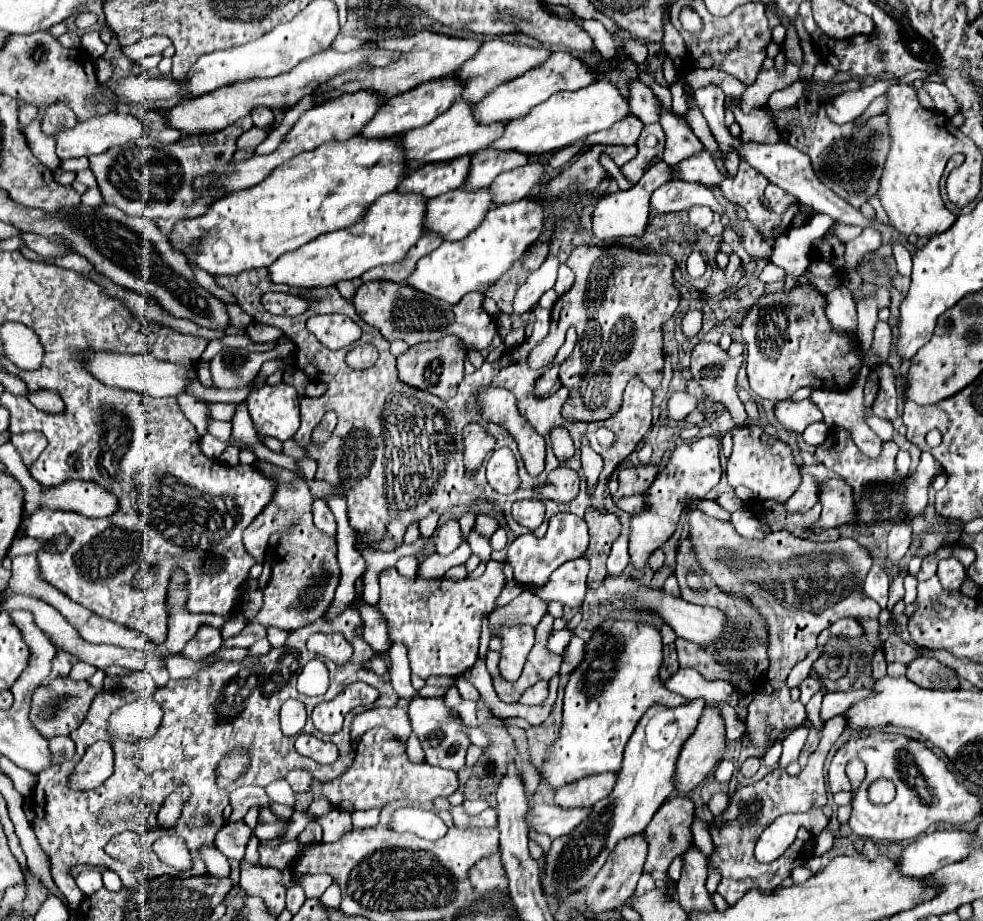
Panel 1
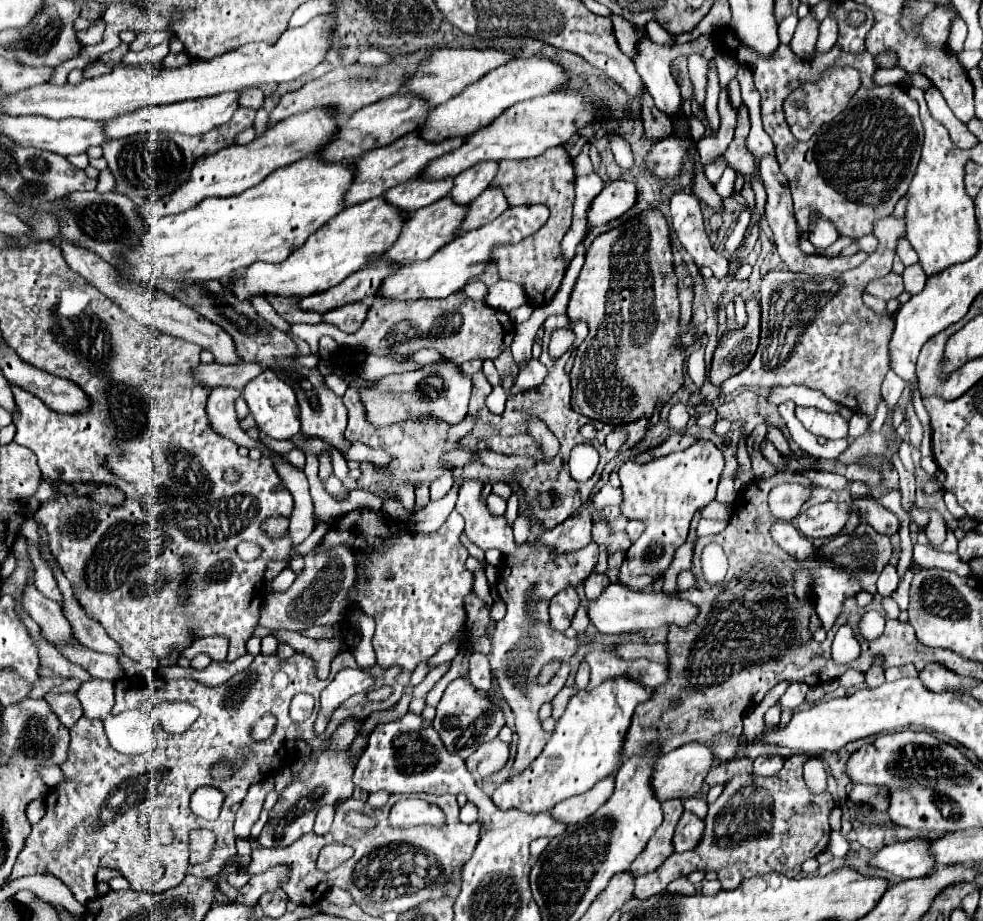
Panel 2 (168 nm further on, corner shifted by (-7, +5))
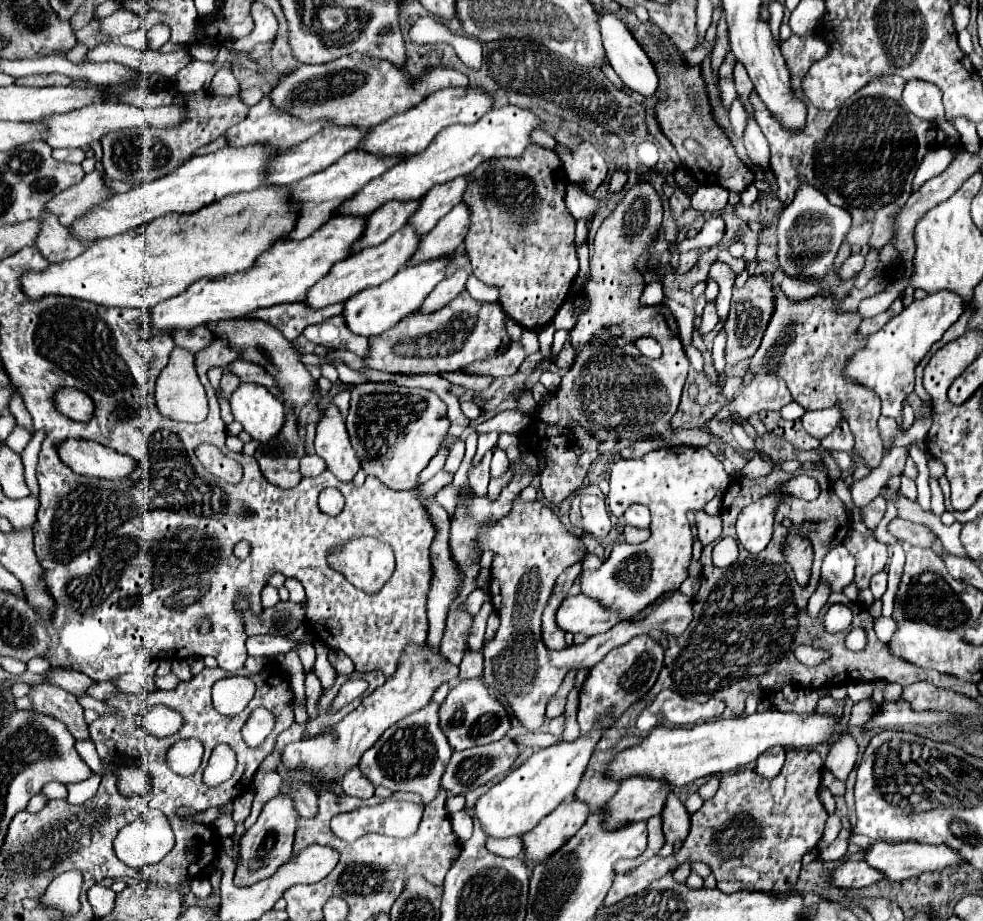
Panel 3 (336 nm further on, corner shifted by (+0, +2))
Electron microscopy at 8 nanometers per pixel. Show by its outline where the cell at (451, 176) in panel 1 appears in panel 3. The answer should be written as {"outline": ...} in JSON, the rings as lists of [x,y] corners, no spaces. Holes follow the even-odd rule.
{"outline":[[[418,200],[416,202],[388,202],[384,206],[380,206],[366,222],[366,232],[362,234],[362,240],[358,240],[358,244],[354,246],[354,252],[350,252],[350,256],[362,252],[362,248],[368,246],[378,246],[384,240],[388,240],[394,232],[398,232],[398,228],[402,228],[408,218],[412,216],[412,212],[418,210]]]}

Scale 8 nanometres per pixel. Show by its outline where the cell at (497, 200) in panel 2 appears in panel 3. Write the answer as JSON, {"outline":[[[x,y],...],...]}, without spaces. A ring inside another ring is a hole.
{"outline":[[[460,202],[436,224],[436,228],[432,228],[432,232],[422,236],[422,244],[418,246],[418,252],[414,252],[414,256],[410,258],[410,266],[442,256],[452,256],[460,242],[464,242],[468,226],[470,210],[464,202]]]}

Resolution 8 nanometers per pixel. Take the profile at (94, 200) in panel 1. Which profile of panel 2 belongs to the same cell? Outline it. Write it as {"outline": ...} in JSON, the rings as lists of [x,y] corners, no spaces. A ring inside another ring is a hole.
{"outline":[[[109,169],[101,171],[99,179],[97,179],[97,193],[107,193],[113,189],[115,189],[115,179],[111,177],[111,171]]]}

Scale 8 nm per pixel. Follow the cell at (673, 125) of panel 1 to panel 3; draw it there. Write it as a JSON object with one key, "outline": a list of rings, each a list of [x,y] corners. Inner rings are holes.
{"outline":[[[596,10],[596,16],[598,16],[598,26],[600,26],[600,34],[602,34],[602,46],[604,46],[604,52],[606,52],[606,58],[610,60],[614,72],[622,78],[622,82],[642,94],[642,96],[650,96],[650,94],[656,94],[656,88],[658,88],[658,76],[656,76],[656,70],[650,62],[650,58],[646,56],[646,52],[634,42],[634,36],[630,34],[630,30],[626,28],[626,24],[622,24],[622,20],[618,20],[614,14],[610,14],[608,10]]]}

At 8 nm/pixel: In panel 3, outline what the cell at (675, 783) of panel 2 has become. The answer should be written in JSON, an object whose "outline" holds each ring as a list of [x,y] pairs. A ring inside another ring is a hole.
{"outline":[[[650,778],[624,780],[614,798],[604,806],[608,816],[606,828],[618,828],[618,824],[632,824],[660,814],[668,790],[668,784]]]}

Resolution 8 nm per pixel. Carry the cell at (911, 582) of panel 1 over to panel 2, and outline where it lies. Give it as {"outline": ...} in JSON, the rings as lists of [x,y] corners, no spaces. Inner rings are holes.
{"outline":[[[907,571],[907,575],[905,575],[903,583],[901,583],[901,585],[899,585],[899,589],[893,593],[893,599],[899,603],[901,611],[905,611],[905,609],[909,607],[909,587],[911,587],[911,579],[913,579],[913,573],[911,573],[911,571]]]}

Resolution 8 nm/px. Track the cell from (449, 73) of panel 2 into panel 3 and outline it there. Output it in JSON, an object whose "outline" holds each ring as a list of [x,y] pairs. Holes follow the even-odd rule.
{"outline":[[[348,54],[334,62],[316,66],[300,64],[296,70],[286,70],[278,84],[270,90],[268,98],[280,112],[296,116],[304,122],[326,120],[332,126],[358,126],[366,130],[394,114],[406,112],[408,108],[416,106],[418,100],[424,100],[424,96],[430,92],[450,86],[466,88],[466,84],[468,78],[462,72],[444,66],[428,68],[420,80],[406,84],[406,76],[402,76],[394,64],[368,58],[364,54]]]}

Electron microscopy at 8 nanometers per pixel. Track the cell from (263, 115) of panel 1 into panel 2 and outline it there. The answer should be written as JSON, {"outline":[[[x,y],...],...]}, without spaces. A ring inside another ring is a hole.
{"outline":[[[253,87],[253,89],[245,89],[245,91],[241,91],[241,95],[239,95],[239,103],[241,103],[243,107],[261,109],[263,103],[265,103],[265,95],[263,95],[263,91],[257,89],[257,87]]]}

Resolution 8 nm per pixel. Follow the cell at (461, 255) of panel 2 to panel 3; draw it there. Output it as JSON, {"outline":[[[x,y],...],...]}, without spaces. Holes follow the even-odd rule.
{"outline":[[[444,256],[440,260],[430,260],[430,262],[418,264],[414,268],[402,268],[402,272],[398,272],[386,284],[380,284],[380,286],[374,286],[374,288],[366,288],[366,290],[358,292],[358,296],[352,296],[350,300],[344,302],[342,316],[346,320],[346,326],[354,334],[366,336],[366,338],[378,336],[378,334],[394,328],[404,316],[414,312],[424,302],[424,298],[434,290],[434,286],[446,276],[448,260],[450,258]]]}

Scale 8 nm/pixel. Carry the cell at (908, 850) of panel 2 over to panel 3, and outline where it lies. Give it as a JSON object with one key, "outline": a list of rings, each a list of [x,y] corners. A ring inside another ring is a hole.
{"outline":[[[846,860],[842,862],[840,866],[832,868],[828,872],[830,876],[830,884],[836,886],[836,888],[864,888],[864,886],[870,886],[878,880],[882,880],[882,872],[870,868],[868,864],[864,864],[864,860],[858,860],[858,862],[852,862],[852,860]]]}

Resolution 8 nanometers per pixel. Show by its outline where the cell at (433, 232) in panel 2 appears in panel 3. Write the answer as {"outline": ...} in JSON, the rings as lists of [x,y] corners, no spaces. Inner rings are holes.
{"outline":[[[406,224],[394,236],[390,236],[386,242],[372,246],[372,248],[366,248],[360,254],[354,254],[354,256],[334,264],[334,268],[330,270],[330,276],[324,276],[322,282],[314,284],[314,288],[310,288],[310,292],[306,292],[306,300],[302,300],[302,304],[306,304],[312,310],[320,310],[330,304],[346,302],[350,296],[358,294],[360,290],[370,288],[370,286],[378,286],[382,282],[390,280],[400,268],[406,266],[406,262],[410,260],[410,256],[418,248],[418,242],[420,242],[420,236],[414,232],[412,226]]]}

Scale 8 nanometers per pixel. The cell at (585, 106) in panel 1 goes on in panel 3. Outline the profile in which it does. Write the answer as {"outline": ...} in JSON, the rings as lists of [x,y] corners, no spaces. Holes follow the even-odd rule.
{"outline":[[[504,106],[498,110],[486,112],[478,122],[466,124],[466,126],[450,126],[438,132],[438,136],[430,142],[430,146],[414,154],[410,158],[400,160],[390,172],[384,172],[382,176],[370,180],[362,192],[354,194],[342,208],[338,208],[338,214],[350,214],[350,216],[370,216],[376,208],[390,200],[408,202],[408,200],[420,200],[432,186],[454,180],[458,176],[464,176],[466,172],[472,172],[476,166],[480,166],[486,160],[492,158],[520,158],[524,154],[524,148],[530,142],[530,132],[538,128],[538,118],[518,106]]]}

